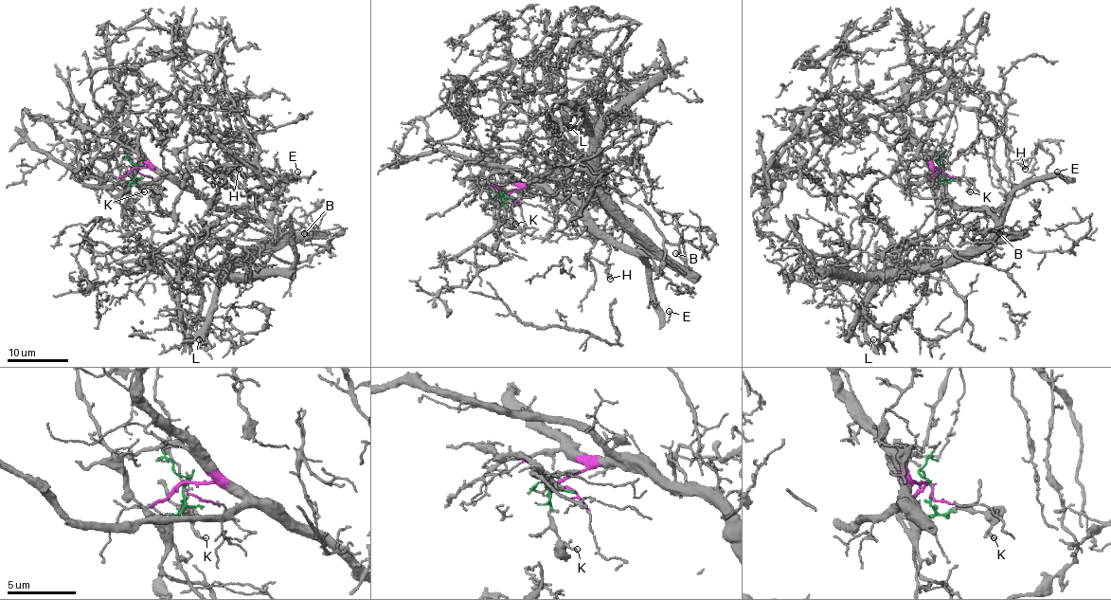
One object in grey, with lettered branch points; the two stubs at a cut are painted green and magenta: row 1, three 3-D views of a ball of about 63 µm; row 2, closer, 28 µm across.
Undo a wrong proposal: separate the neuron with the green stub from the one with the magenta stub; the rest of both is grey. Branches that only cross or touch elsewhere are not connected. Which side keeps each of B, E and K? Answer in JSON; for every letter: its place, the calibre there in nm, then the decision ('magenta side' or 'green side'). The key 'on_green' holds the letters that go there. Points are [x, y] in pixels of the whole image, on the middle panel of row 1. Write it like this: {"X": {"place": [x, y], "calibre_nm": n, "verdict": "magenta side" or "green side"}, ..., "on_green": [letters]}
{"B": {"place": [675, 253], "calibre_nm": 160, "verdict": "magenta side"}, "E": {"place": [669, 311], "calibre_nm": 110, "verdict": "magenta side"}, "K": {"place": [515, 224], "calibre_nm": 150, "verdict": "green side"}, "on_green": ["K"]}

